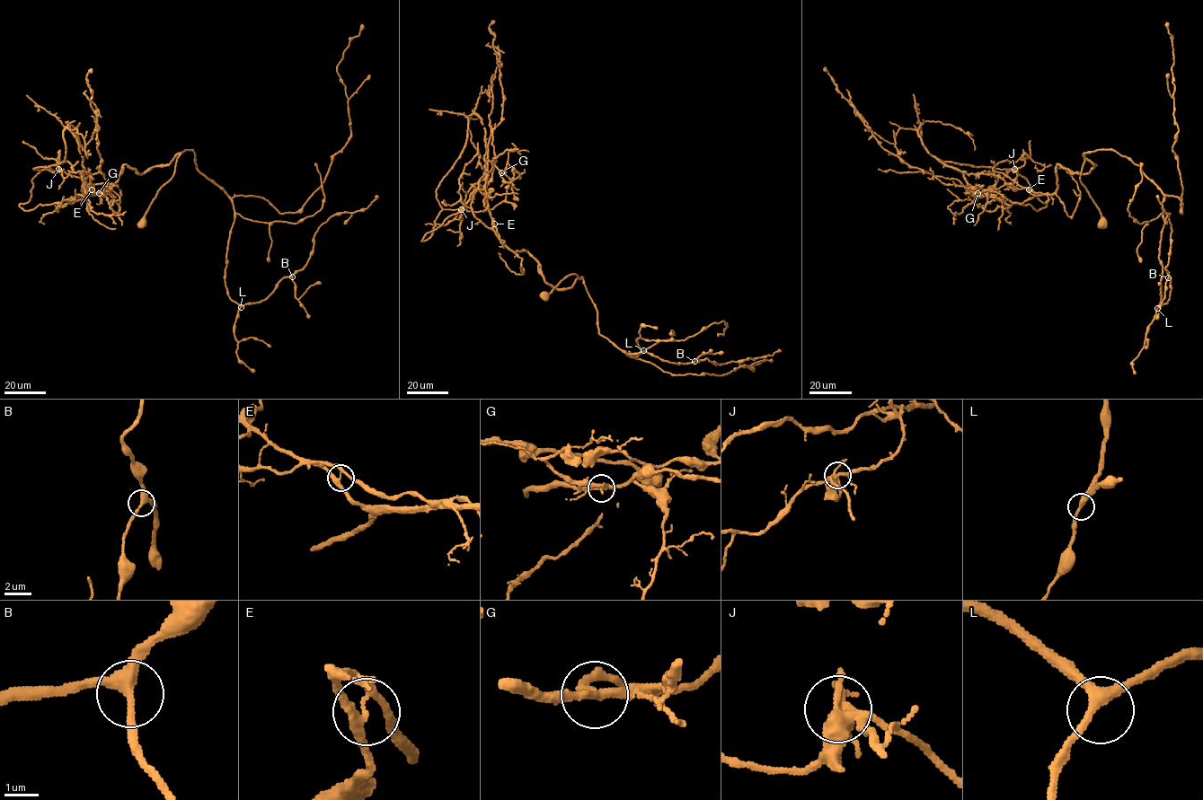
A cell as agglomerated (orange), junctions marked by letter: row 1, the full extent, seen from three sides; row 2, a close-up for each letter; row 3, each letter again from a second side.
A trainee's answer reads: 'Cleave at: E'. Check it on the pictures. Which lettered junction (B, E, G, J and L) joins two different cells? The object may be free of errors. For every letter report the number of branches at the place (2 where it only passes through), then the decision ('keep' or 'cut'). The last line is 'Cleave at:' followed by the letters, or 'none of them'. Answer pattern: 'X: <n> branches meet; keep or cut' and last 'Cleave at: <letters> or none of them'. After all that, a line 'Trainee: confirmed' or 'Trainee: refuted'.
B: 3 branches meet; keep
E: 4 branches meet; cut
G: 3 branches meet; keep
J: 4 branches meet; keep
L: 3 branches meet; keep
Cleave at: E
Trainee: confirmed

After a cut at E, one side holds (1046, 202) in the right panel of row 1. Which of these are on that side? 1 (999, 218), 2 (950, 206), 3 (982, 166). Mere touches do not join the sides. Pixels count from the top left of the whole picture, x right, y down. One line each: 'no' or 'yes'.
1: yes
2: yes
3: yes

